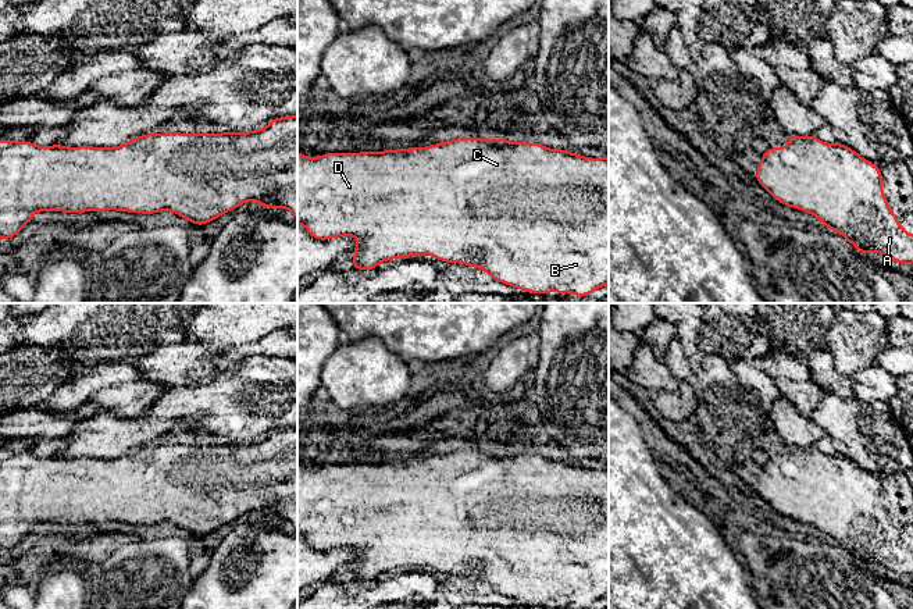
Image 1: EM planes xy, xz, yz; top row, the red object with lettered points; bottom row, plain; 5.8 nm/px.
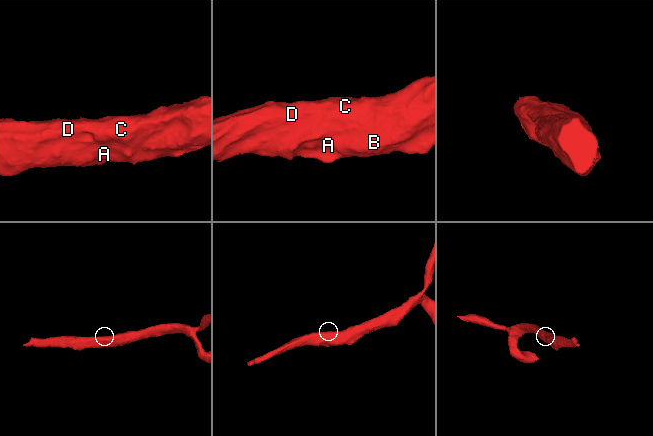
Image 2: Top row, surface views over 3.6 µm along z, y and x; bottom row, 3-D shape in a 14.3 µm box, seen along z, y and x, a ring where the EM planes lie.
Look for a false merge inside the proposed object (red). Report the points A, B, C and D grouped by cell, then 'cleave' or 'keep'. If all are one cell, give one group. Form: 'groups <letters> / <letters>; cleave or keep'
groups A B C D; keep

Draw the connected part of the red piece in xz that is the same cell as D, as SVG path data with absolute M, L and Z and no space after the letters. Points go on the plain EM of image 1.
M456 449L427 459L396 460L375 464L324 464L320 469L306 469L297 462L297 535L318 552L338 548L356 548L356 562L352 580L374 581L392 570L406 570L417 566L431 566L443 574L457 574L485 581L499 594L531 605L574 605L578 609L591 606L595 601L609 596L609 469L591 470L563 460L548 460L542 455L507 453L500 450Z

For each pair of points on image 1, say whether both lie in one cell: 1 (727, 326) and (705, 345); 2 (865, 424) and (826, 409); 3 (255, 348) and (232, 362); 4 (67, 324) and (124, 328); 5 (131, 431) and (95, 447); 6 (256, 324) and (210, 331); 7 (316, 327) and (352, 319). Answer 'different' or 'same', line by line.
1: same
2: same
3: same
4: same
5: same
6: same
7: different

